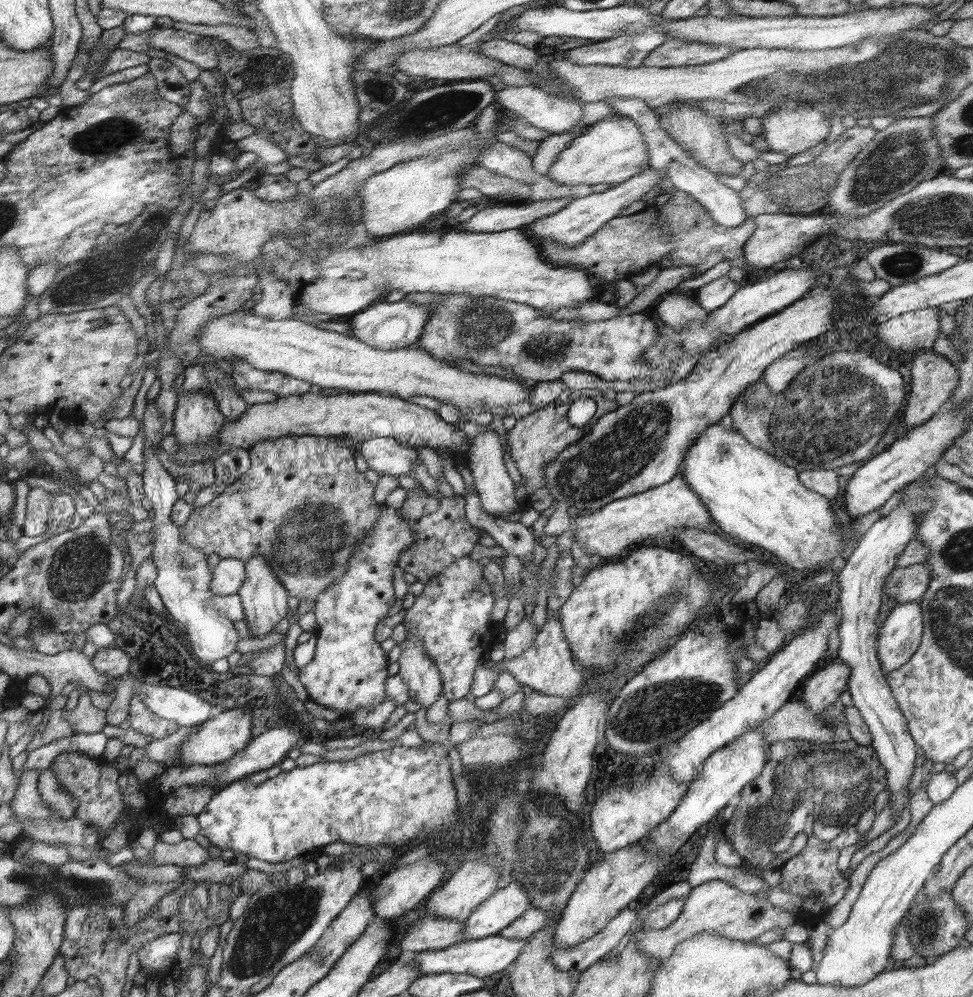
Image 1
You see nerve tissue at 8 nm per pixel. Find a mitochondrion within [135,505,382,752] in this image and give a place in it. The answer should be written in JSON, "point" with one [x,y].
{"point":[186,564]}

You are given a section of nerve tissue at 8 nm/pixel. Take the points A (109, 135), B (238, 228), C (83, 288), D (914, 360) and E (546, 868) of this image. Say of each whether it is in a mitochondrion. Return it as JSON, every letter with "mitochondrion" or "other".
{"A":"mitochondrion","B":"other","C":"mitochondrion","D":"other","E":"mitochondrion"}

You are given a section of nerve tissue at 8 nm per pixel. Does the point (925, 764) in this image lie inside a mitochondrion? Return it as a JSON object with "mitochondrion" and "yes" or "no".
{"mitochondrion":"no"}

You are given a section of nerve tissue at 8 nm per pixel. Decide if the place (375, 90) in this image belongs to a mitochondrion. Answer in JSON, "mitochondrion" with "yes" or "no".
{"mitochondrion":"yes"}

